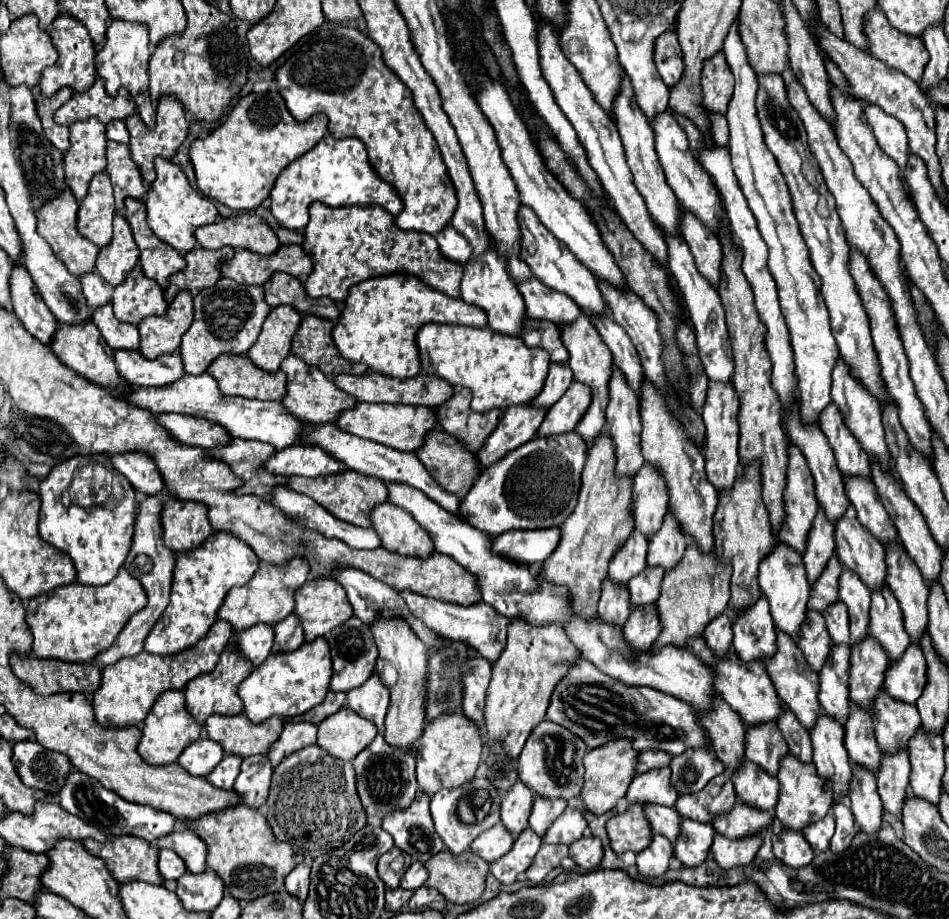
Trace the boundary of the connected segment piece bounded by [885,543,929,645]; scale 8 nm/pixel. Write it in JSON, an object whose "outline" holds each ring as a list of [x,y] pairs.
{"outline":[[[891,543],[885,555],[887,563],[887,585],[891,587],[893,595],[897,597],[903,617],[905,629],[911,635],[911,641],[917,645],[919,637],[927,629],[927,597],[929,585],[919,575],[911,557],[903,551],[901,543]]]}

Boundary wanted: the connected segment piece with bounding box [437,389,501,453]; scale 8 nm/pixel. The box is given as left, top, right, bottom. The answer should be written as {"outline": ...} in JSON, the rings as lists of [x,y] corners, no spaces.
{"outline":[[[457,389],[455,395],[437,409],[437,423],[445,433],[461,439],[463,443],[467,443],[467,449],[475,453],[479,451],[479,447],[483,447],[483,439],[487,439],[487,435],[491,435],[491,431],[497,427],[501,413],[483,413],[483,427],[469,427],[469,421],[473,417],[469,403],[471,391]]]}

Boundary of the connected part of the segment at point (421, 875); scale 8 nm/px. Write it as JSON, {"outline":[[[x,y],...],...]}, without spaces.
{"outline":[[[415,861],[407,871],[405,875],[401,877],[401,887],[403,889],[419,889],[423,883],[427,881],[427,869],[421,861]]]}

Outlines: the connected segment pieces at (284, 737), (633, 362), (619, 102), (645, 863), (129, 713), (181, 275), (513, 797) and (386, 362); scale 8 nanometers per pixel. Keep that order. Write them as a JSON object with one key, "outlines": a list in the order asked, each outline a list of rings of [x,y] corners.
{"outlines":[[[[285,723],[285,729],[281,733],[281,737],[271,745],[267,757],[271,761],[273,767],[277,767],[277,763],[281,763],[281,759],[285,755],[295,753],[301,747],[313,745],[317,741],[317,725],[313,723]]],[[[611,315],[607,319],[595,319],[595,329],[611,349],[613,363],[621,369],[629,387],[639,395],[639,387],[643,381],[643,367],[639,363],[639,353],[635,351],[629,335],[623,331],[623,327],[619,327],[611,319]]],[[[627,75],[623,77],[623,87],[619,87],[619,95],[615,97],[611,113],[613,113],[613,121],[615,121],[617,129],[619,129],[619,137],[623,141],[627,165],[629,165],[629,169],[633,173],[635,187],[639,189],[641,197],[645,199],[653,221],[657,225],[661,225],[667,235],[681,235],[681,231],[679,231],[679,217],[681,217],[679,201],[675,199],[675,193],[671,191],[671,187],[667,185],[665,173],[663,173],[663,169],[659,165],[659,159],[655,155],[655,135],[653,135],[651,123],[647,121],[647,117],[643,115],[643,111],[635,103],[635,91],[633,91],[631,81],[627,79]]],[[[653,835],[643,853],[637,853],[637,867],[645,877],[659,877],[667,871],[671,857],[673,843],[669,839],[663,839],[663,835]]],[[[217,619],[207,633],[205,639],[201,639],[191,651],[183,651],[177,655],[151,655],[151,653],[139,653],[135,657],[125,657],[115,665],[107,665],[103,669],[103,679],[99,691],[93,695],[93,709],[97,723],[101,727],[125,727],[125,725],[137,725],[141,723],[149,709],[153,707],[155,699],[169,689],[185,689],[185,685],[199,677],[201,673],[209,673],[217,661],[221,651],[231,639],[231,623]]],[[[195,247],[191,253],[185,255],[187,267],[171,275],[169,287],[165,289],[165,301],[171,303],[179,291],[199,293],[203,287],[213,287],[221,277],[221,263],[233,257],[233,249],[217,249],[209,251],[203,247]]],[[[517,779],[515,785],[509,791],[505,791],[501,799],[501,821],[513,837],[517,837],[519,831],[523,831],[529,825],[527,819],[531,813],[531,805],[533,805],[533,793],[523,781]]],[[[393,273],[387,277],[383,275],[367,279],[351,287],[349,297],[345,301],[345,309],[335,323],[333,339],[339,353],[347,361],[359,361],[369,365],[377,373],[405,379],[415,377],[421,371],[415,335],[425,323],[485,327],[487,315],[483,315],[483,309],[463,303],[463,299],[453,299],[427,287],[415,275]]]]}

